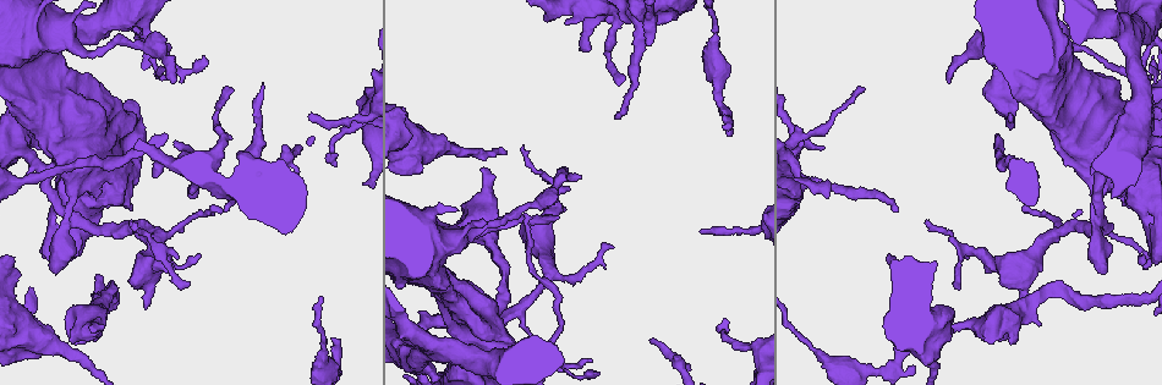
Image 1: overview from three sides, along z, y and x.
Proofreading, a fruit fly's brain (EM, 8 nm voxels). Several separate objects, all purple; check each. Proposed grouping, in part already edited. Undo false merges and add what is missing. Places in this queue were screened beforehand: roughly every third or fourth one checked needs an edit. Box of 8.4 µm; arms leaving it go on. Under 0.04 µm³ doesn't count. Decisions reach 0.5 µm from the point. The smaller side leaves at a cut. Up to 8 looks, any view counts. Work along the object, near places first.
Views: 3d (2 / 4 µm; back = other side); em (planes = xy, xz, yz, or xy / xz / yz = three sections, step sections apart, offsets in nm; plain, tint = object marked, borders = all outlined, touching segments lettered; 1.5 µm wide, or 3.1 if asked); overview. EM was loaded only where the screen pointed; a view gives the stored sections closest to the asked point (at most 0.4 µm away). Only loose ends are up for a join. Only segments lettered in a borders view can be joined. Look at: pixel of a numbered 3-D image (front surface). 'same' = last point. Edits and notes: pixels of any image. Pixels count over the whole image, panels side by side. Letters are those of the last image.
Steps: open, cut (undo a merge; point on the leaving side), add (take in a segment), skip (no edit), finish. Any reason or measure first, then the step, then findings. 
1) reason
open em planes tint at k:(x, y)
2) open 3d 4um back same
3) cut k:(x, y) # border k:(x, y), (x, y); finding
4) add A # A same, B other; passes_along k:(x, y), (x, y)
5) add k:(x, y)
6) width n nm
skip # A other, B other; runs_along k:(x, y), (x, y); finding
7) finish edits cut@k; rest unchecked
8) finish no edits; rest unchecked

long arm stops here
open em planes borders at 1:(167, 135)

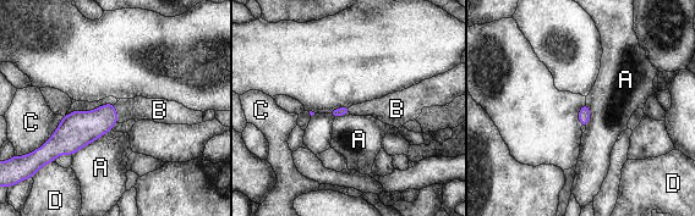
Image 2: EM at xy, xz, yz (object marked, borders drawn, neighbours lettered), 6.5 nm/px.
longest_contact A 320 nm
add B # A other, B same, C other, D other; passes_along 2:(81, 127), (116, 114), (140, 108); the neuron continues

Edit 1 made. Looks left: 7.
redraw
open overview

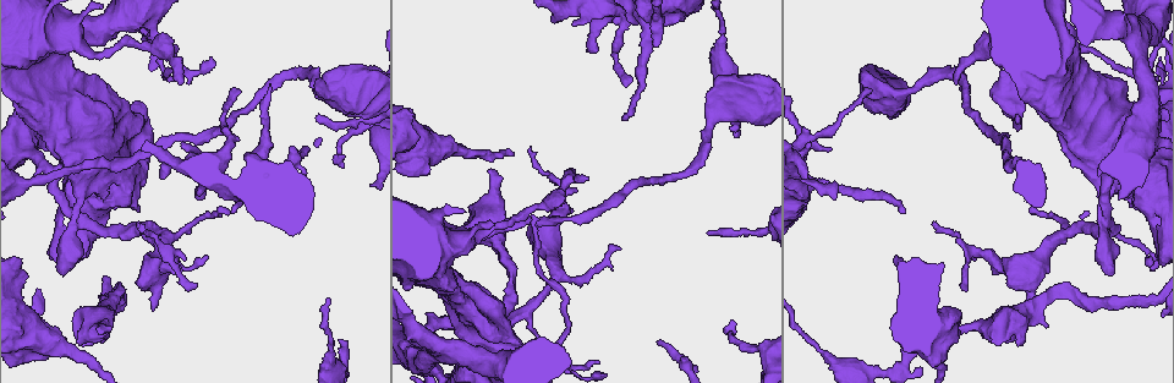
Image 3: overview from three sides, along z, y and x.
open em xz step 8 tint at 3:(99, 334)

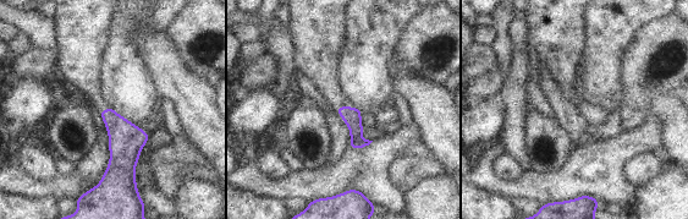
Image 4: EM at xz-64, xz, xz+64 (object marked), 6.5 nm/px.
open em planes borders same

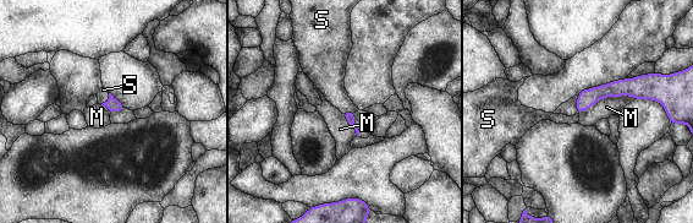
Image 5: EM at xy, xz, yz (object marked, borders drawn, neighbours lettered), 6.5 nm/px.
longest_contact M 380 nm
add S # M other, S same; it goes on there

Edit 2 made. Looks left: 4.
finish edits add@2, add@5; rest unchecked

